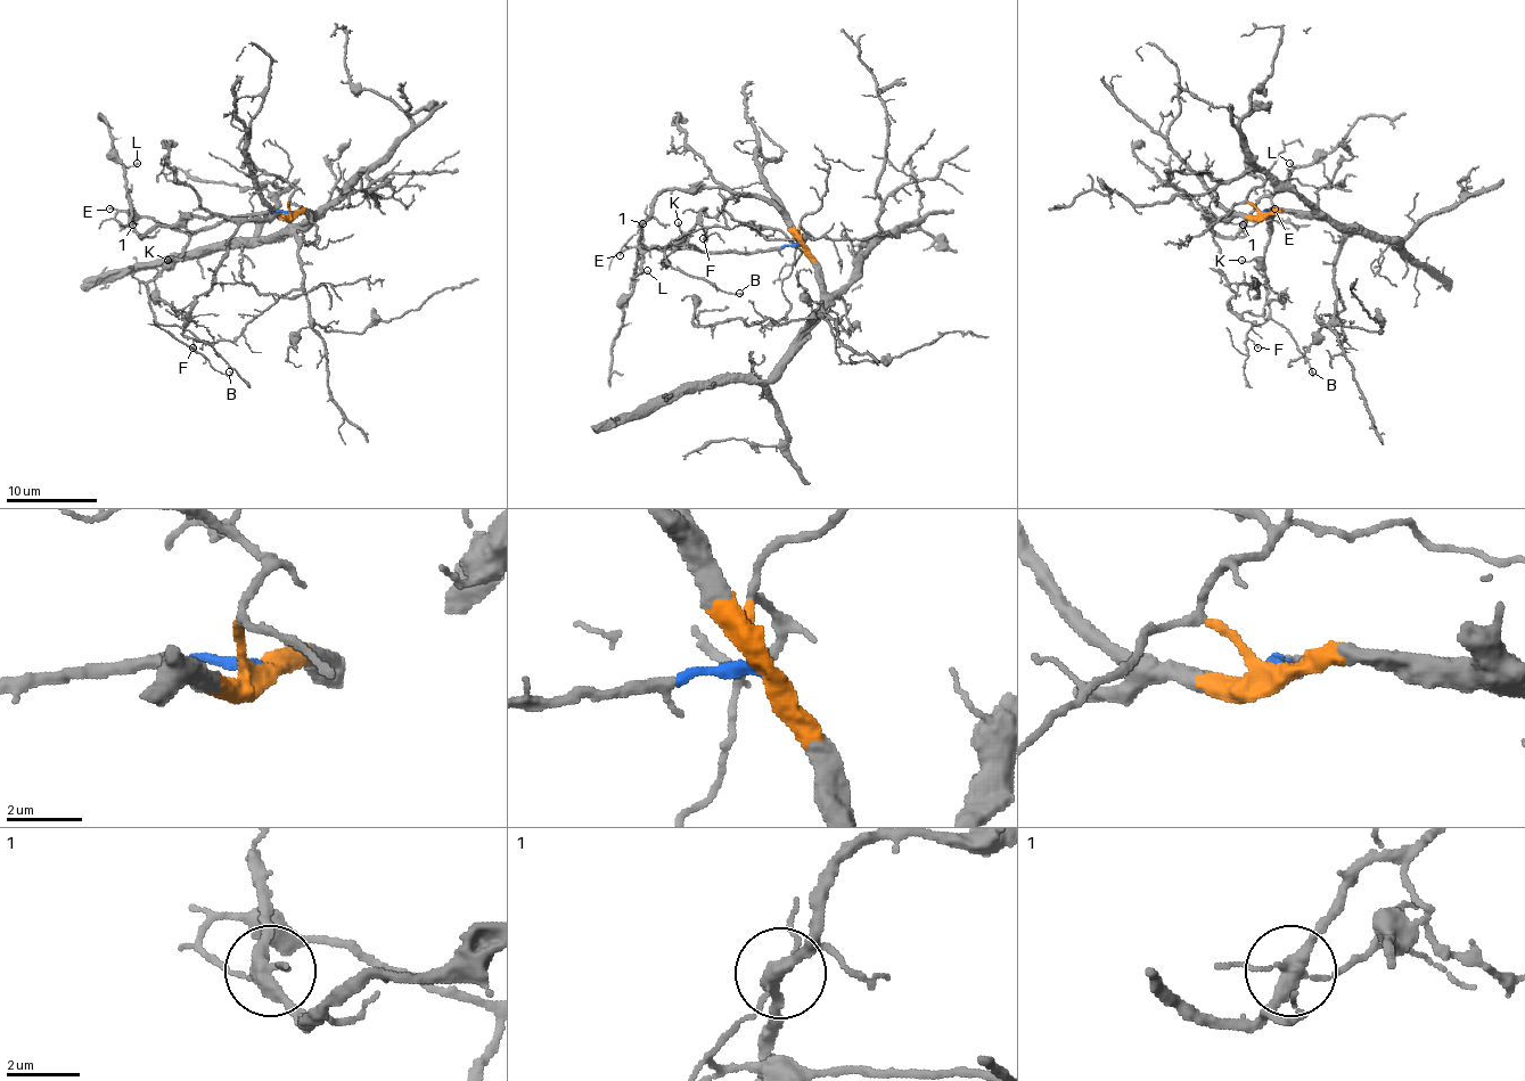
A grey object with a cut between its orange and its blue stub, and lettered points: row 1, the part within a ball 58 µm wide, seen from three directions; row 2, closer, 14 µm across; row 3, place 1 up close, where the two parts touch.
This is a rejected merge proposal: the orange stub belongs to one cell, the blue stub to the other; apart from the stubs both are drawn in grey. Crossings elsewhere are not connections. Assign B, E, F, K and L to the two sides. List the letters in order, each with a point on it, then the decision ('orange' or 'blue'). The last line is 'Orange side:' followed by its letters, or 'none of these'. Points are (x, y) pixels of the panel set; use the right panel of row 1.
B: (1312, 371) | blue
E: (1275, 209) | blue
F: (1257, 347) | blue
K: (1241, 260) | blue
L: (1289, 163) | orange
Orange side: L

